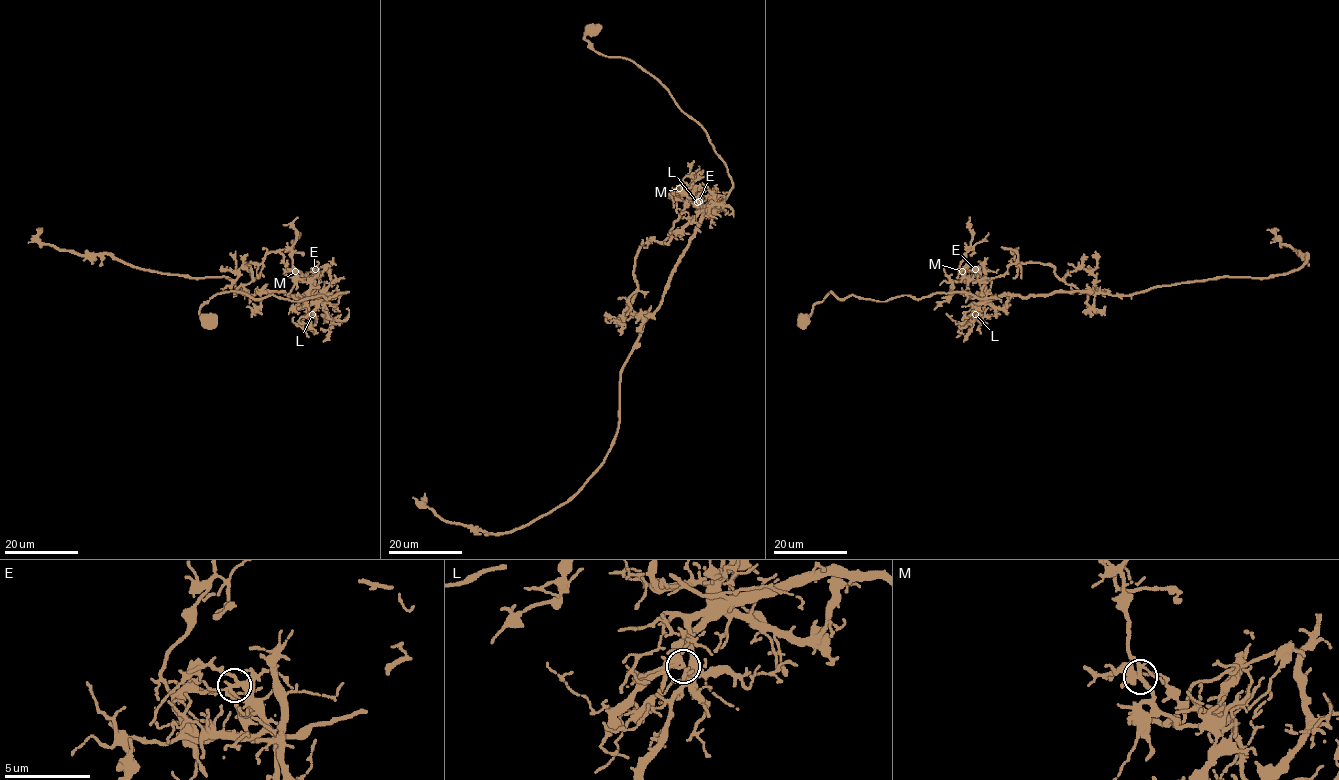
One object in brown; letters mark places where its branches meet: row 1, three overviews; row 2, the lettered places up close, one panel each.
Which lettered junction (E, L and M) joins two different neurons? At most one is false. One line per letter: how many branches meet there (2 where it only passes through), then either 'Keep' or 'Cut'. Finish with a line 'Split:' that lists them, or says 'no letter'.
E: Branches: 5. Cut
L: Branches: 4. Keep
M: Branches: 5. Keep
Split: E

